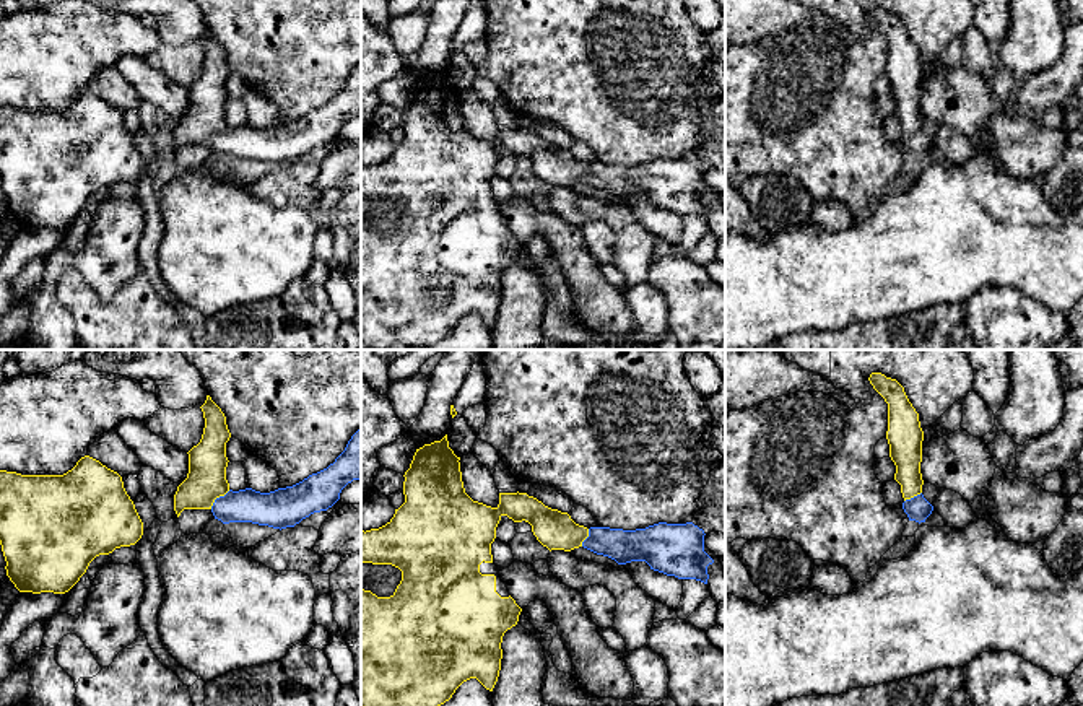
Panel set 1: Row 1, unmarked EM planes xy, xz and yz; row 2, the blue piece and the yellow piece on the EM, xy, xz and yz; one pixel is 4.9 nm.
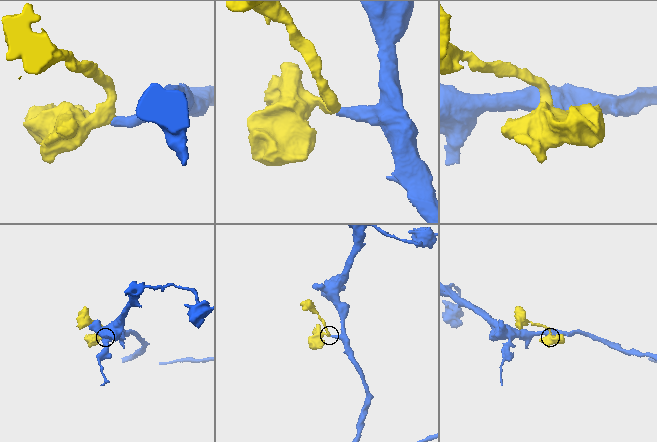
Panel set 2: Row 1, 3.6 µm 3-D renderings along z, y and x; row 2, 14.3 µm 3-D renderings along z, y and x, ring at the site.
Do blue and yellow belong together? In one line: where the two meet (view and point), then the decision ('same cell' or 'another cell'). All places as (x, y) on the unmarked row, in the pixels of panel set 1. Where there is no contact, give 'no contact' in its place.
contact xy (220, 132); same cell

